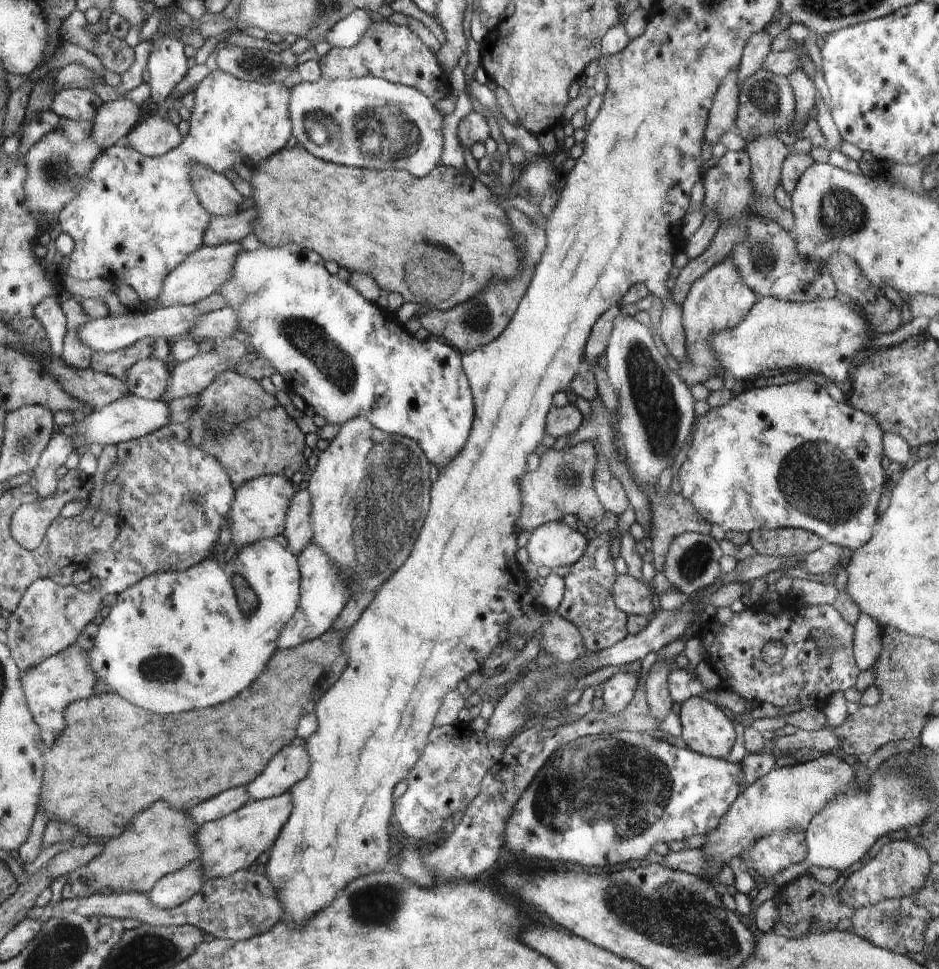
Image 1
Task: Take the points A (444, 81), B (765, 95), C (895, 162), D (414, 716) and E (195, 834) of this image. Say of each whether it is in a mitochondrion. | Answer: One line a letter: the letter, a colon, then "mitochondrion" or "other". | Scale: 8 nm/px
A: other
B: mitochondrion
C: other
D: mitochondrion
E: other

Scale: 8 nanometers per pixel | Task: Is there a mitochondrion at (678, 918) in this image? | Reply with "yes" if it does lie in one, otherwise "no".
yes

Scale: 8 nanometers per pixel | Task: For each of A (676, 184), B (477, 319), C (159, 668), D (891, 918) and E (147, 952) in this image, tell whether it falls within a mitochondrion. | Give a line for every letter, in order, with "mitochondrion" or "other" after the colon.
A: other
B: mitochondrion
C: mitochondrion
D: mitochondrion
E: mitochondrion

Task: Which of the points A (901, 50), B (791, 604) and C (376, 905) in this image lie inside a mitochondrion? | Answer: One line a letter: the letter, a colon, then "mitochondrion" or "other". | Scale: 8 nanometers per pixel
A: other
B: other
C: mitochondrion

